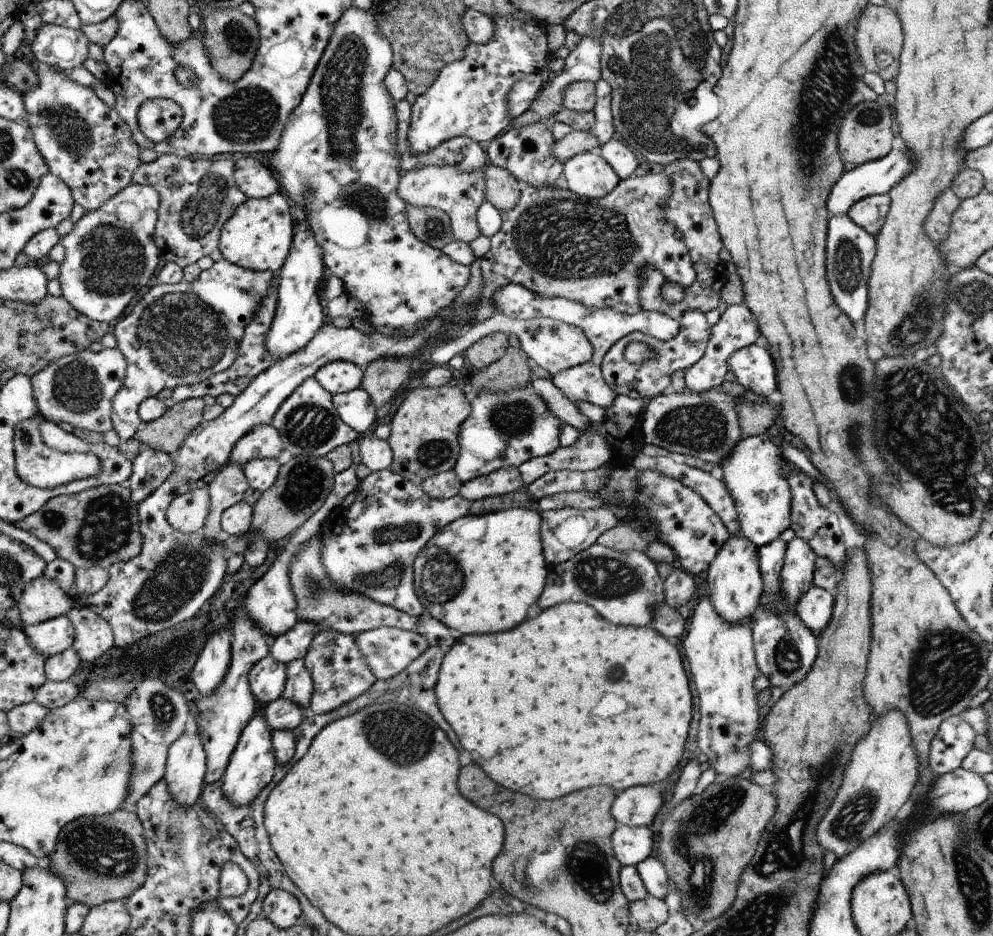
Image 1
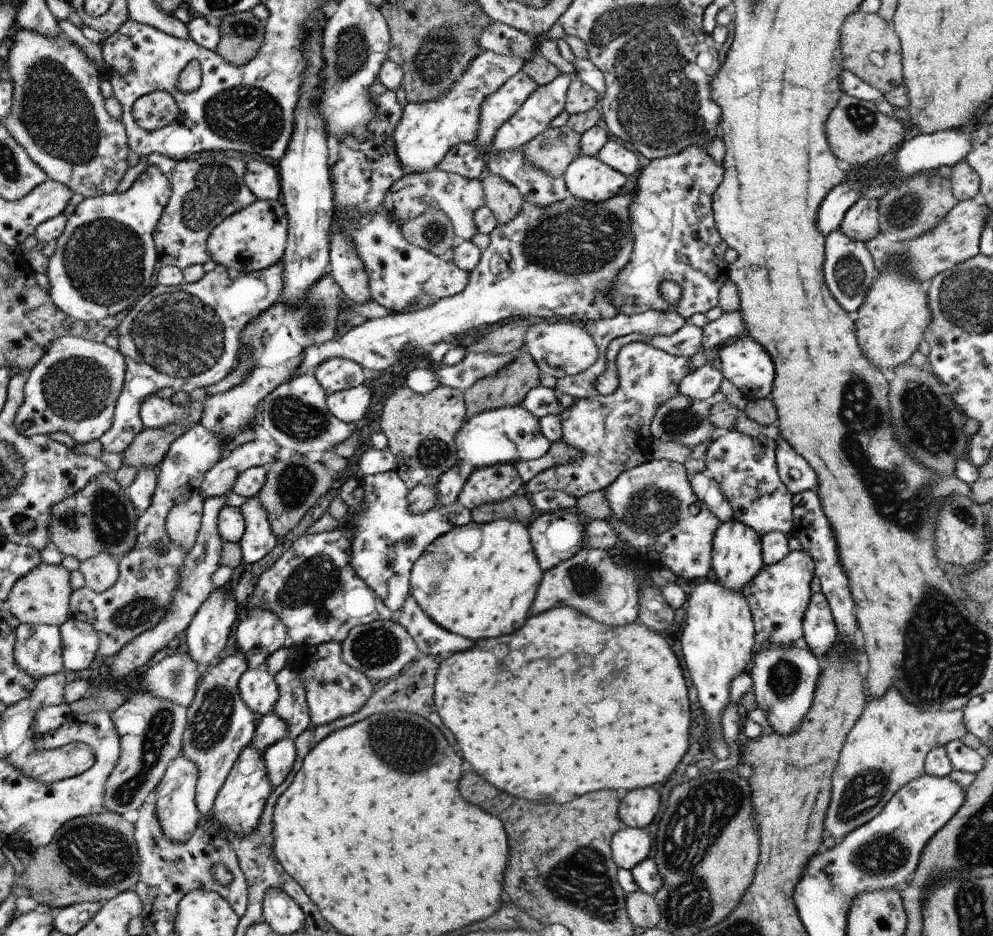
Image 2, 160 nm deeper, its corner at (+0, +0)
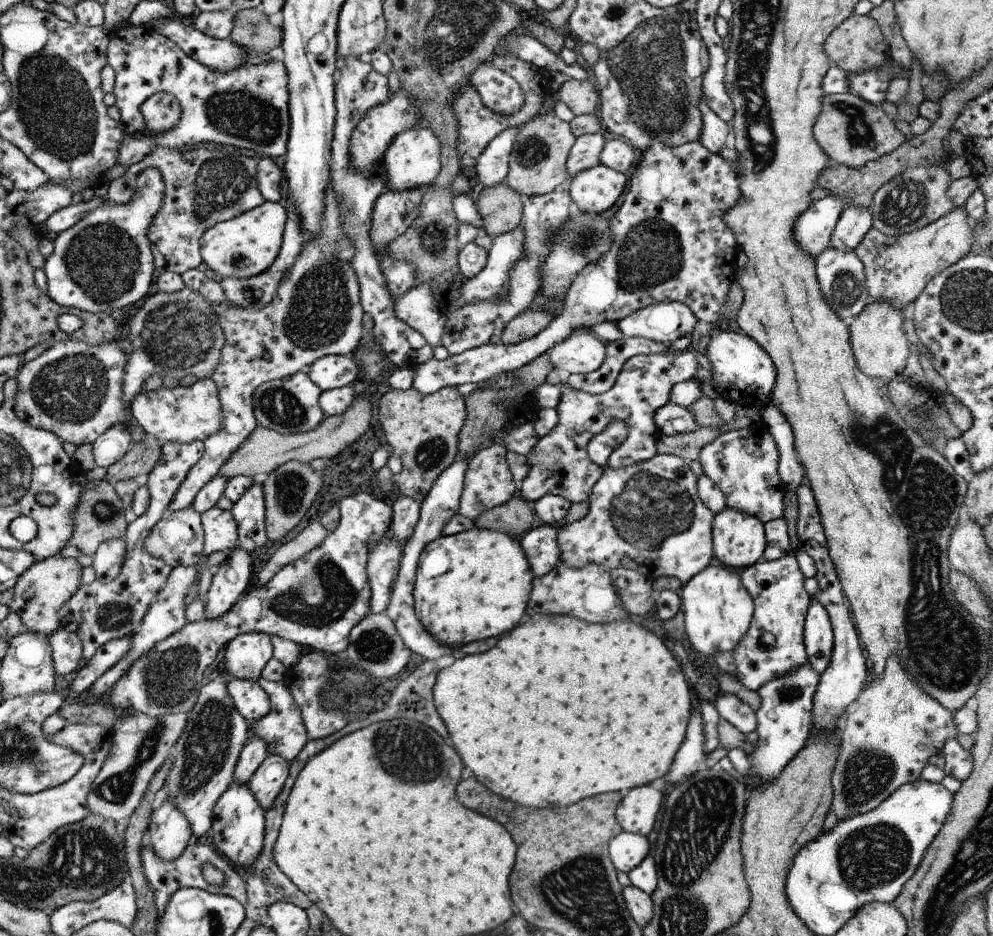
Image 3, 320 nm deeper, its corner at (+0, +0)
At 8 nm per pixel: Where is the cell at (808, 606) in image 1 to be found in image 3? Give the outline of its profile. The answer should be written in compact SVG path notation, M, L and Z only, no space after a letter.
M817 599L811 600L808 608L803 640L808 663L822 675L830 664L834 642L829 615Z

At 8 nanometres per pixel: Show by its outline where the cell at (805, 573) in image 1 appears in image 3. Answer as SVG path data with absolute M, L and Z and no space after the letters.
M792 553L774 561L761 559L739 575L752 596L754 611L751 629L732 654L738 672L736 679L745 688L756 691L762 684L808 663L803 631L811 596L804 588L806 578Z

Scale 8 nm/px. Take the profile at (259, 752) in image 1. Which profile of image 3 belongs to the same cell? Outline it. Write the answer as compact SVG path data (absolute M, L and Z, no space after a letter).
M232 782L219 802L216 802L214 825L211 827L209 836L212 838L212 842L216 842L216 850L220 850L234 866L245 869L252 862L256 862L256 858L260 856L266 833L266 811L258 804L250 786L238 784L238 782Z

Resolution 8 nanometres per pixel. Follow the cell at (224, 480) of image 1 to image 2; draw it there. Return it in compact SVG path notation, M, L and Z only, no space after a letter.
M230 490L226 492L226 494L212 496L212 498L208 498L203 502L202 529L199 531L196 543L187 553L186 558L184 558L183 573L180 574L180 582L176 585L175 594L174 597L172 597L171 605L167 608L167 613L164 613L158 625L139 634L135 640L124 645L123 648L115 654L110 669L110 674L114 676L114 678L124 678L124 676L128 676L132 670L138 670L140 666L144 666L156 652L165 649L169 644L174 645L178 636L189 627L198 609L214 590L212 574L222 565L222 556L220 556L220 554L222 554L222 546L224 546L224 540L220 538L220 534L218 533L218 514L220 514L220 510L226 506L227 498L232 493L233 490Z

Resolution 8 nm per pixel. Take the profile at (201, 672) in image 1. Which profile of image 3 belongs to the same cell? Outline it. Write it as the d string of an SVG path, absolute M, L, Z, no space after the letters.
M236 547L230 551L230 558L220 565L218 572L212 578L212 585L208 590L208 599L204 606L205 618L222 618L228 614L240 596L244 594L250 576L252 576L252 558L246 550Z

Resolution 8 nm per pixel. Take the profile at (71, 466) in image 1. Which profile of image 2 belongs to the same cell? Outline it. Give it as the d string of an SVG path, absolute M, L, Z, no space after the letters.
M73 334L55 338L51 348L30 372L28 382L24 386L24 402L16 414L15 427L21 435L33 437L52 432L66 432L76 443L87 444L100 439L104 432L112 428L115 420L115 406L123 391L127 374L127 360L119 352L105 343L98 343Z

